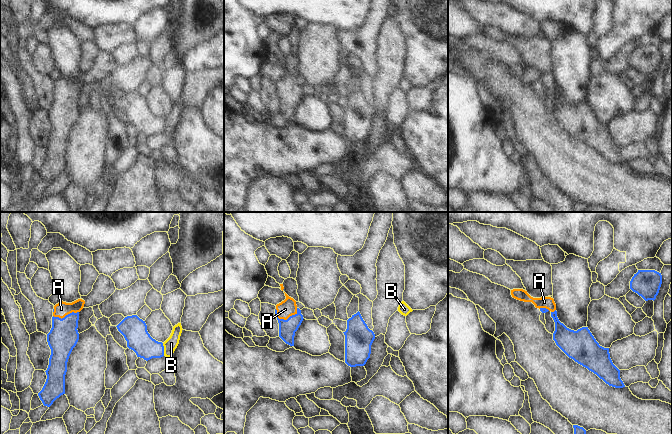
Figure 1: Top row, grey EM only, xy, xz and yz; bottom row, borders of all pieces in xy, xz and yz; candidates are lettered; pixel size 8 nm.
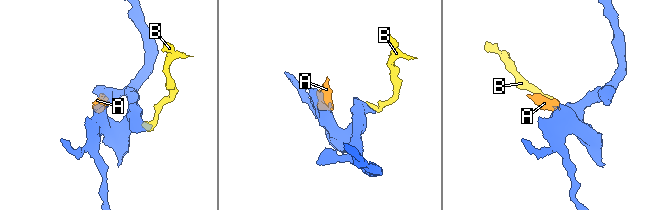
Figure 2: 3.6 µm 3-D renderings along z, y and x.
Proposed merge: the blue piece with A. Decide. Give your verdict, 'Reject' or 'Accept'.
Accept

